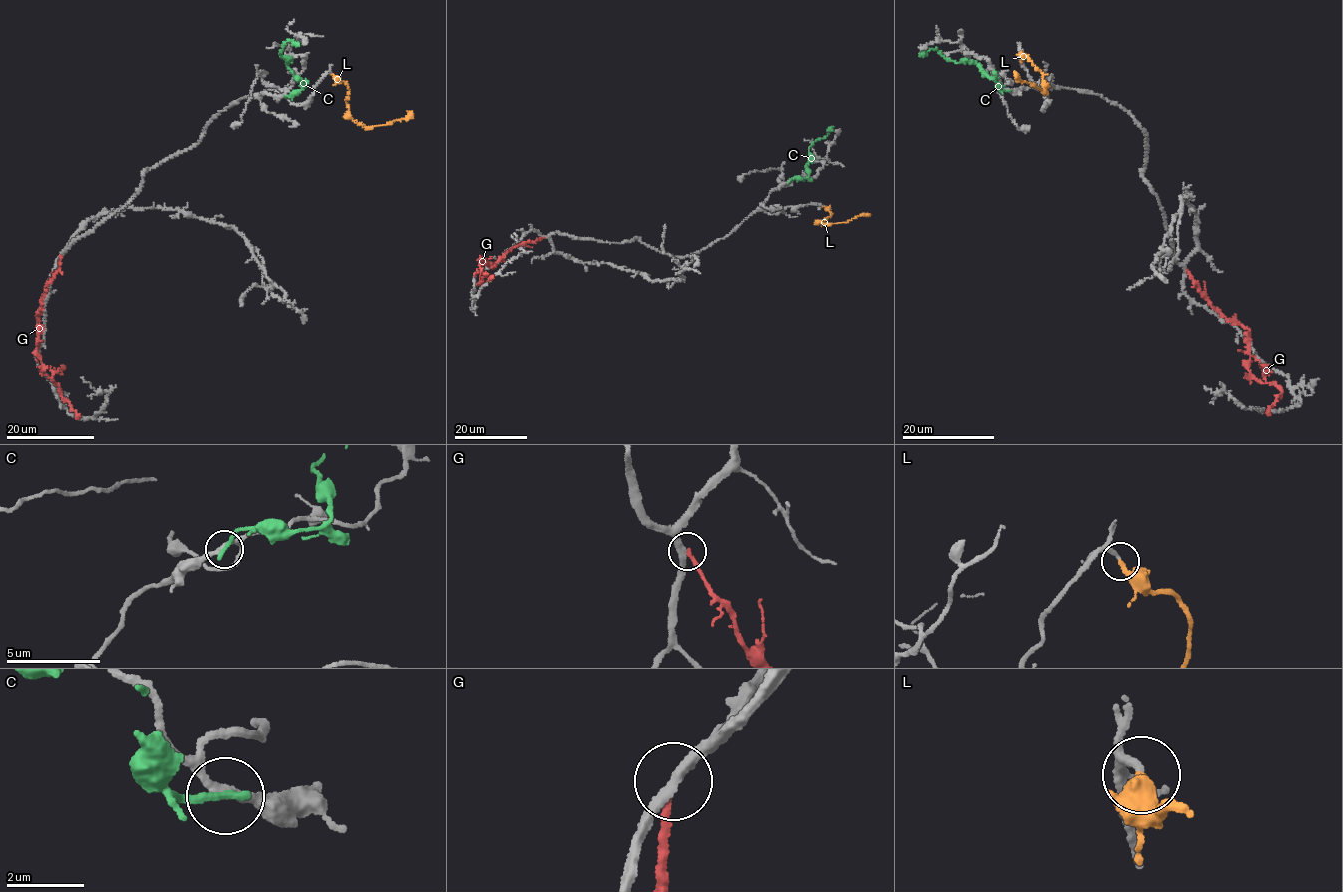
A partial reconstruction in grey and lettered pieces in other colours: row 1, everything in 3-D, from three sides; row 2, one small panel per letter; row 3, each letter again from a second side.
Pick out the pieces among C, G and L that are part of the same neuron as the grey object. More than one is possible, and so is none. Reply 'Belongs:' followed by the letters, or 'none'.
Belongs: L

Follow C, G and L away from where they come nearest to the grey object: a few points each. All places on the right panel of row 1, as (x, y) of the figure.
C: (1007, 90), (999, 88), (977, 64), (954, 62), (932, 48), (919, 55)
G: (1186, 269), (1212, 306), (1248, 330), (1249, 374), (1281, 390), (1268, 415)
L: (1021, 52), (1042, 73), (1045, 92), (1030, 82), (1018, 80), (1014, 73)

